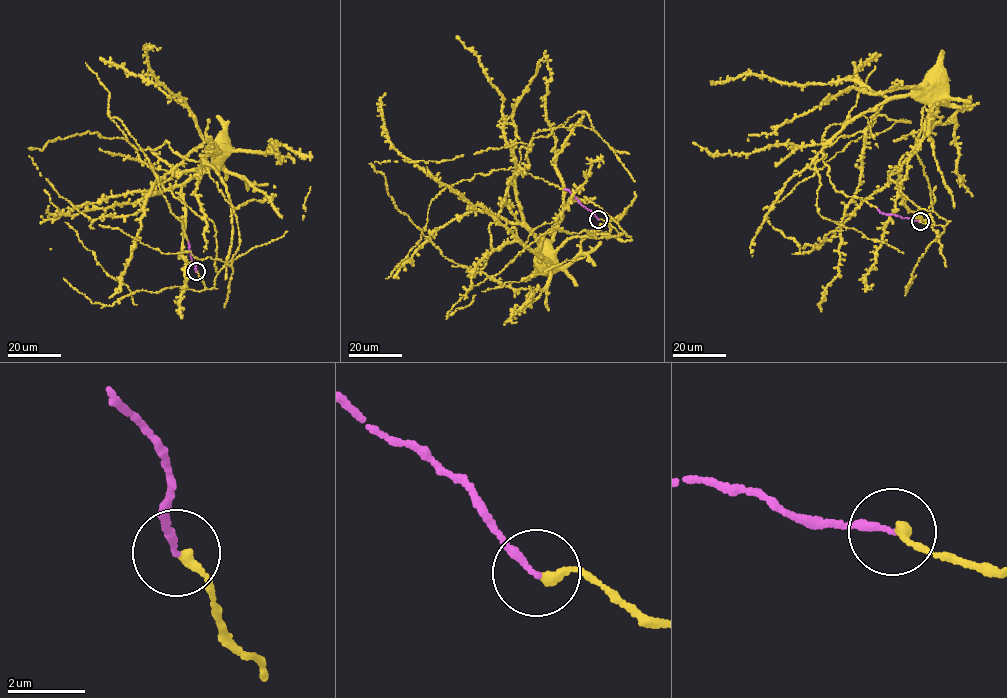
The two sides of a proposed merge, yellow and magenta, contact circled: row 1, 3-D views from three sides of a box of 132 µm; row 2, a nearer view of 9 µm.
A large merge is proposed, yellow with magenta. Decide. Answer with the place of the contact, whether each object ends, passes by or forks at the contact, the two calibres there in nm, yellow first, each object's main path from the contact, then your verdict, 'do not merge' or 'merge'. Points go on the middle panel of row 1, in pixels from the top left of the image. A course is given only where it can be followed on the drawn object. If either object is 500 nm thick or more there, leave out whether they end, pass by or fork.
(598, 219) | yellow ends | magenta ends | 240/180 nm | yellow via (599, 219), (627, 235), (603, 209), (574, 197), (557, 218), (528, 238), (525, 245), (549, 262), (541, 258) | magenta via (599, 219), (564, 189) | merge

